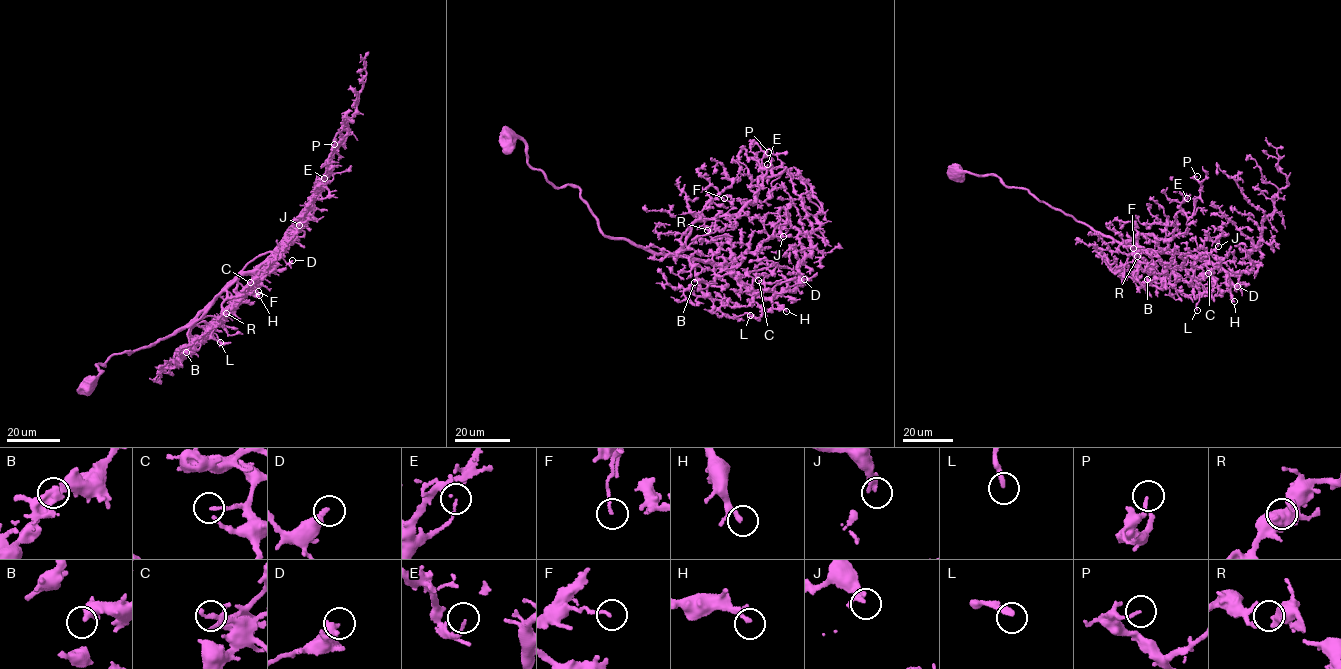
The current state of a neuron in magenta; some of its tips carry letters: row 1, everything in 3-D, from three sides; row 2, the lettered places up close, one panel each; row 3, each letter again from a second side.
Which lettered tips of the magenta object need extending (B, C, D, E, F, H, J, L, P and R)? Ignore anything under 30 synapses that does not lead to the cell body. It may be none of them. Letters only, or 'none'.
none

